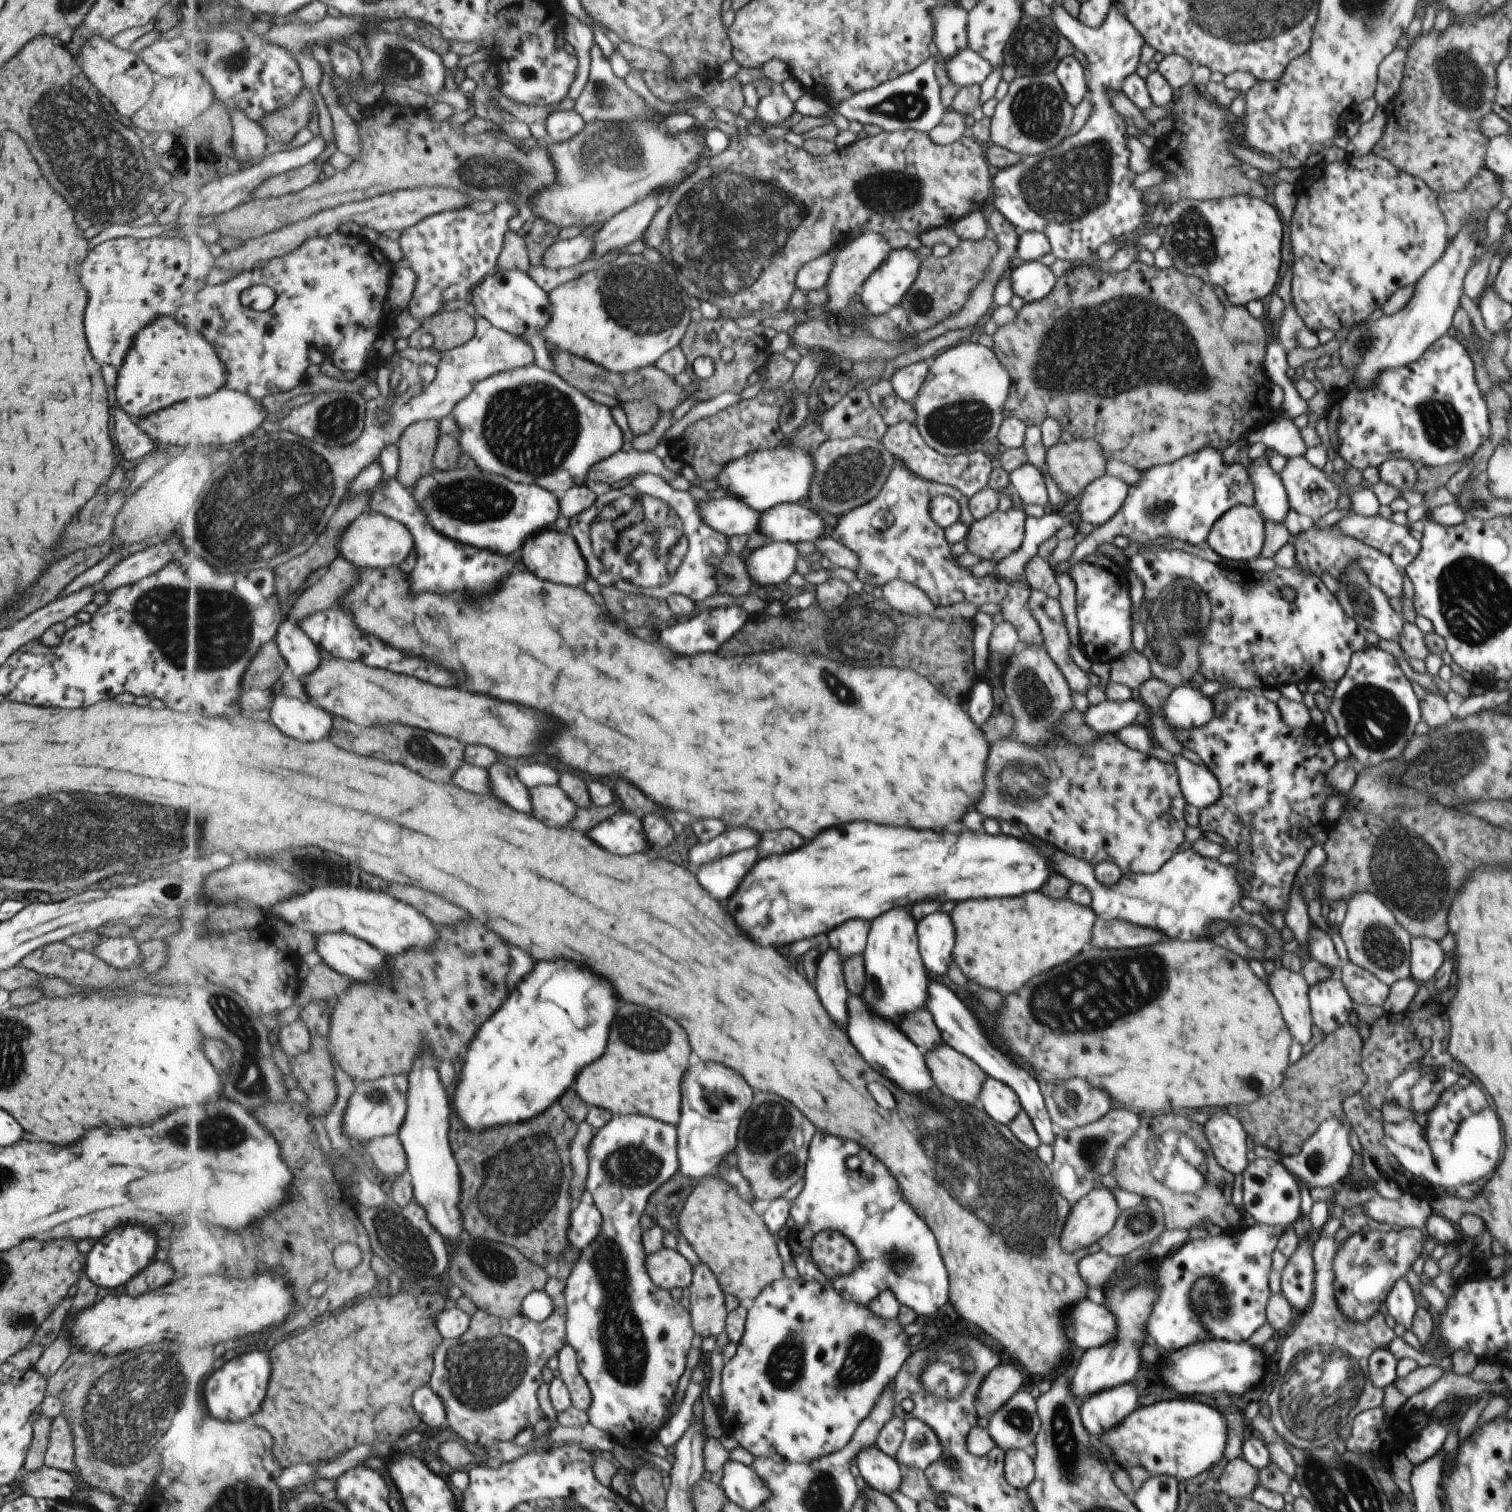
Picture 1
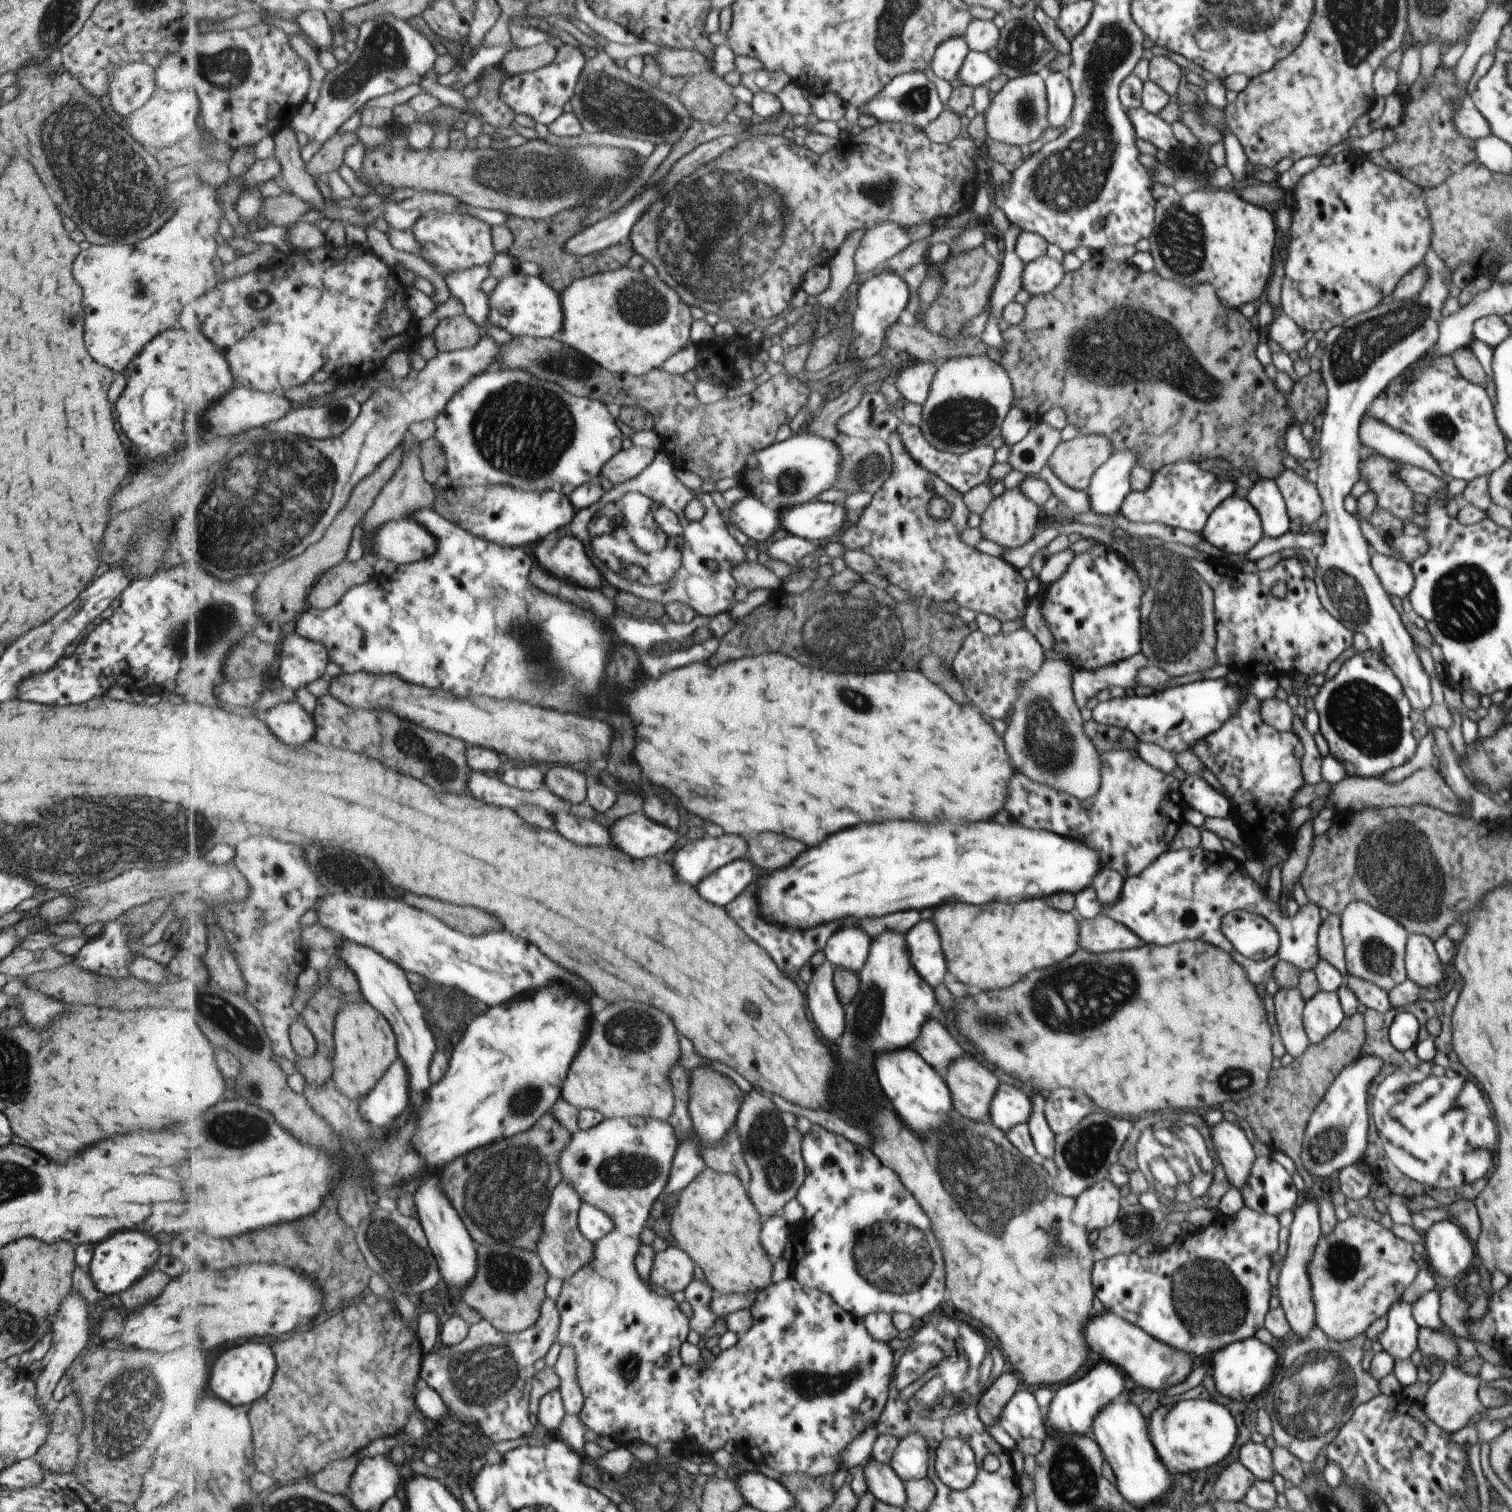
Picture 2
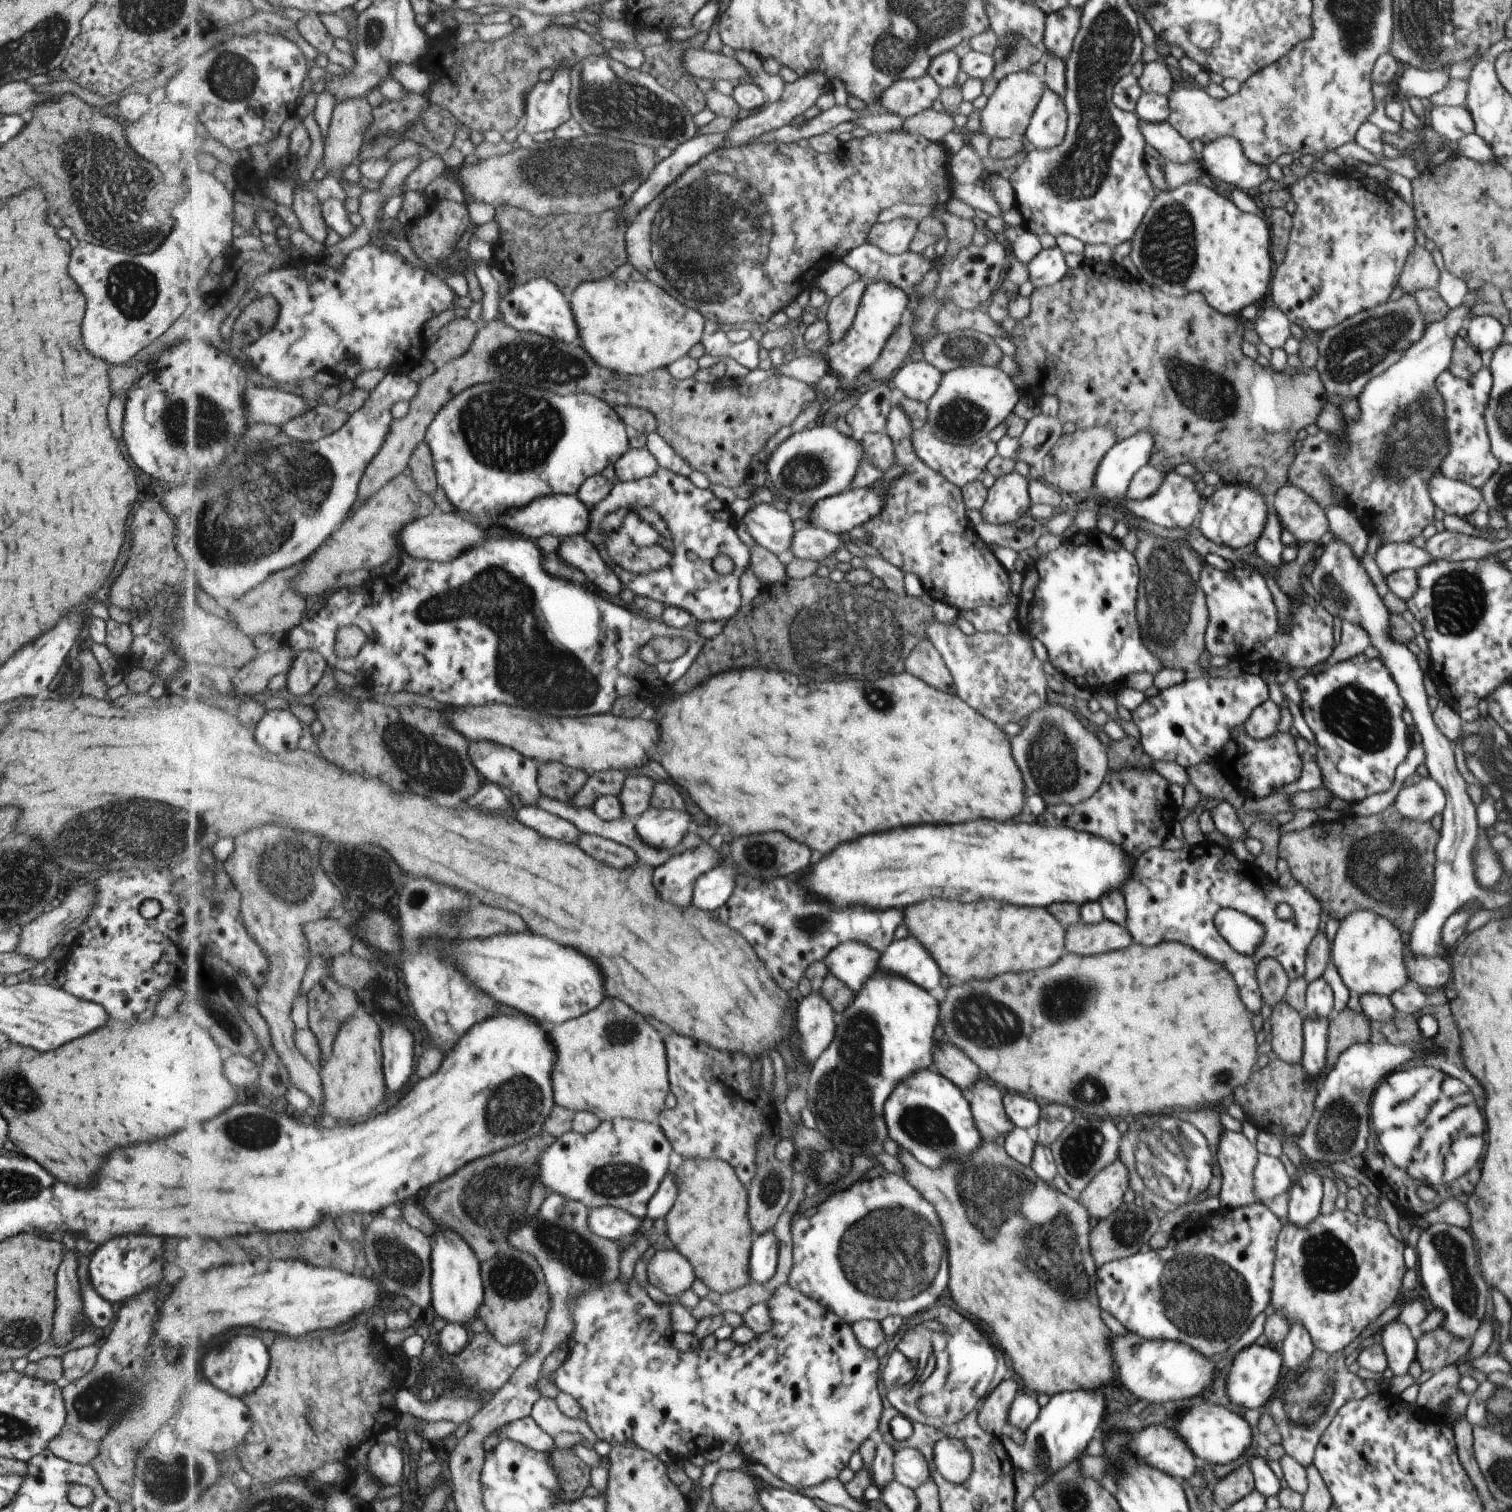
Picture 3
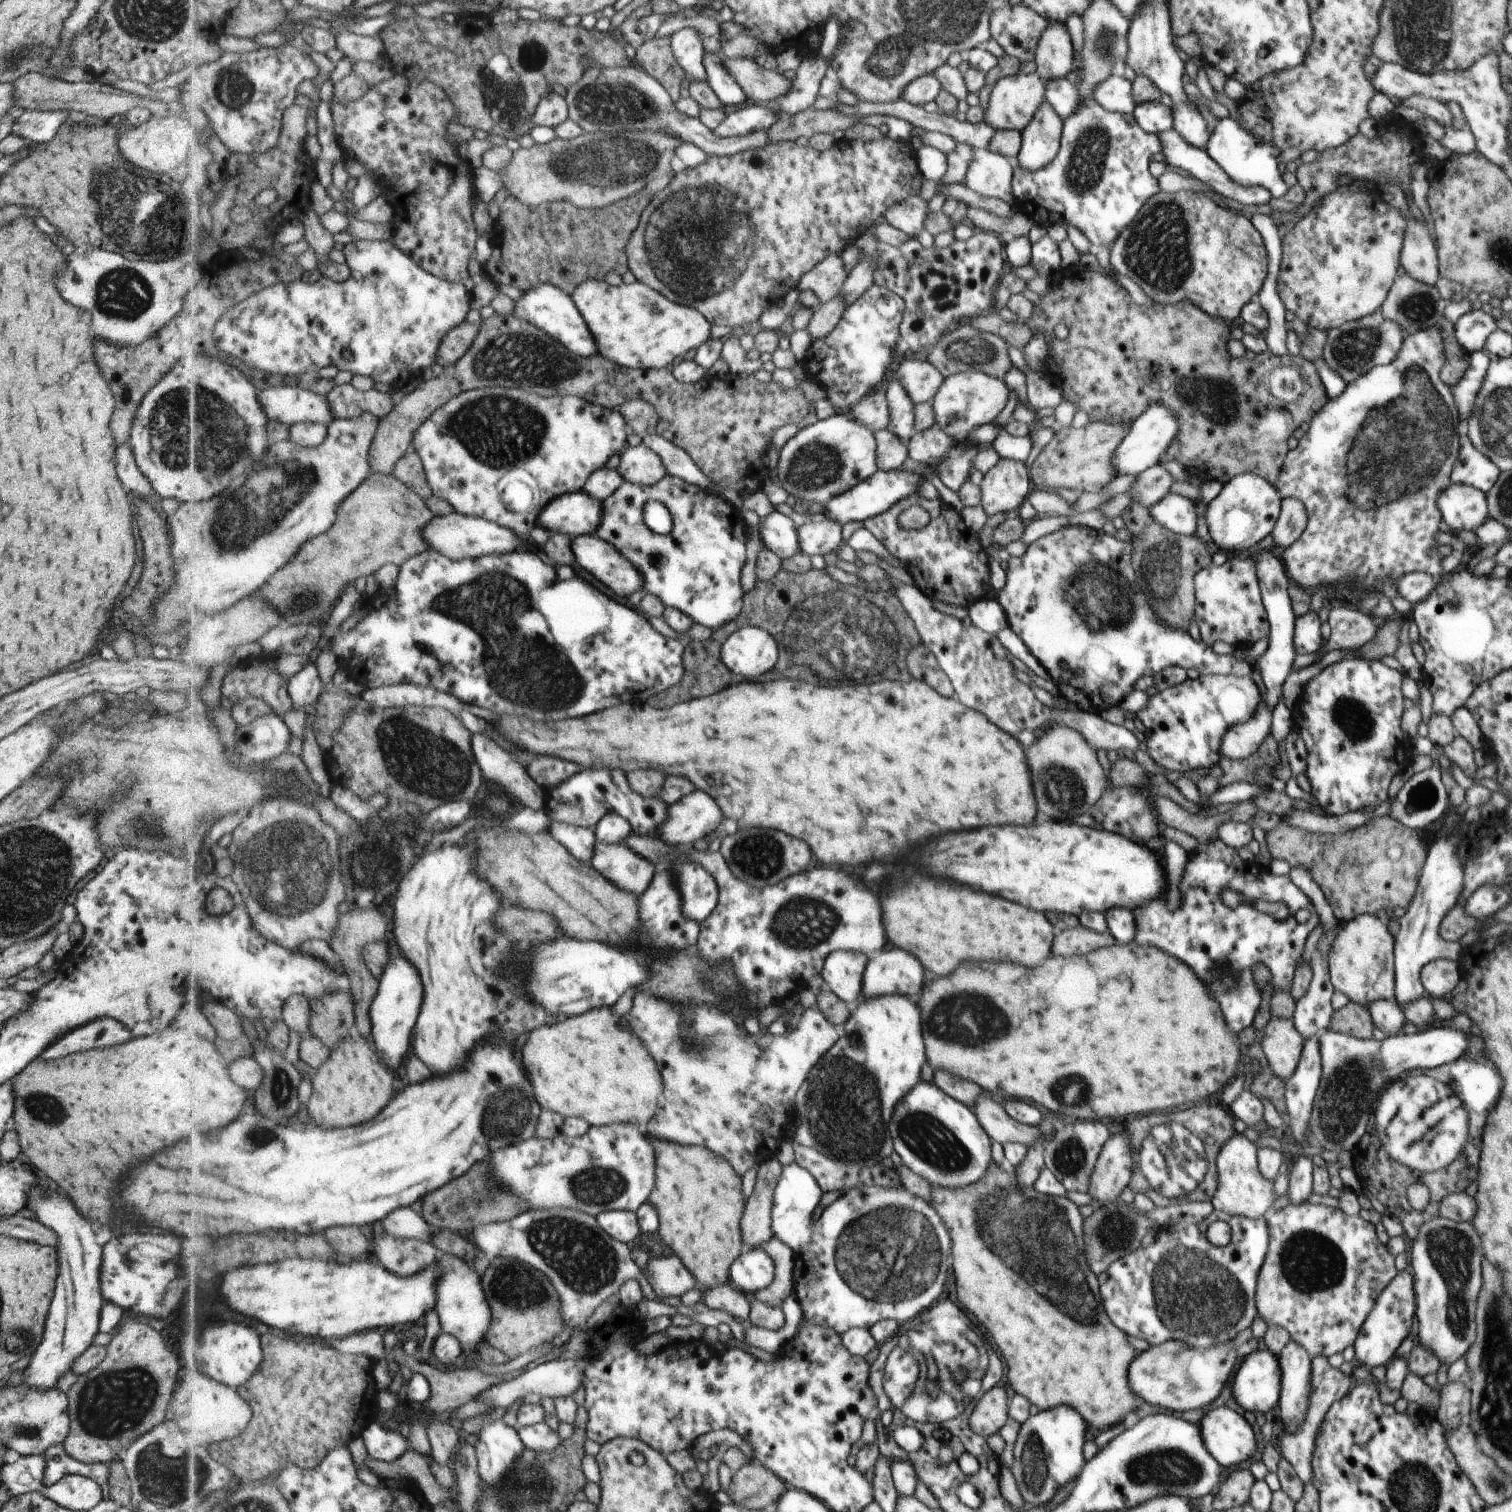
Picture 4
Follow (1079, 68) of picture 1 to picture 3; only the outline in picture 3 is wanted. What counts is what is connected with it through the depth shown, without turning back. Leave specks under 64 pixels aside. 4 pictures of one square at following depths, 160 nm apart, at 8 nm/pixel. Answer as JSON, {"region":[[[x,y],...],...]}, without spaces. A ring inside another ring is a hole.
{"region":[[[1046,88],[1024,136],[1025,142],[1034,149],[1051,149],[1062,142],[1066,131],[1067,110],[1064,99]]]}

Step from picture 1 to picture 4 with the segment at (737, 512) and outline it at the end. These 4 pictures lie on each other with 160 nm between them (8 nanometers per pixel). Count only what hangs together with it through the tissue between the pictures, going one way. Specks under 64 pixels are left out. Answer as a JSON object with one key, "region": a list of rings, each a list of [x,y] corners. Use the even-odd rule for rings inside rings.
{"region":[[[775,510],[761,519],[759,526],[753,531],[761,535],[761,540],[766,547],[777,552],[785,560],[802,551],[799,529],[790,516]]]}

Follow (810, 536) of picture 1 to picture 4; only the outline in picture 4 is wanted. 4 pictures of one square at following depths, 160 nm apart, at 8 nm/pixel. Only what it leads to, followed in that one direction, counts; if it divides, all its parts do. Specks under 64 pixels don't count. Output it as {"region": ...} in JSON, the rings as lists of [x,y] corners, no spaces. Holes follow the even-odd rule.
{"region":[[[901,469],[889,471],[878,470],[870,478],[857,484],[851,491],[831,499],[831,502],[825,506],[824,514],[826,518],[830,518],[842,524],[842,526],[854,521],[863,523],[865,520],[882,514],[901,498],[918,492],[917,486],[918,484],[921,485],[923,480],[924,477],[904,472]]]}

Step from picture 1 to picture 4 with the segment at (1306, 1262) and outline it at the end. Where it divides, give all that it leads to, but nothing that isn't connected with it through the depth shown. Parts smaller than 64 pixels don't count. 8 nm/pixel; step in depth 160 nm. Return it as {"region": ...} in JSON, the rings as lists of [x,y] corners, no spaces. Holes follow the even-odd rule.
{"region":[[[1299,1155],[1295,1167],[1289,1174],[1289,1189],[1287,1196],[1293,1205],[1306,1203],[1313,1192],[1313,1170],[1312,1159]],[[1295,1340],[1279,1354],[1282,1363],[1282,1395],[1280,1395],[1280,1416],[1284,1431],[1293,1433],[1304,1420],[1311,1389],[1311,1356]]]}

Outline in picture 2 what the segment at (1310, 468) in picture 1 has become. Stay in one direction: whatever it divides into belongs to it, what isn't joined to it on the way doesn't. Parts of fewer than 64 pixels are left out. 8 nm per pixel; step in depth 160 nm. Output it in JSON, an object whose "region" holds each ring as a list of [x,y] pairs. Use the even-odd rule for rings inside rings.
{"region":[[[1290,468],[1284,469],[1275,480],[1286,500],[1289,519],[1305,530],[1314,526],[1324,513],[1317,484]]]}

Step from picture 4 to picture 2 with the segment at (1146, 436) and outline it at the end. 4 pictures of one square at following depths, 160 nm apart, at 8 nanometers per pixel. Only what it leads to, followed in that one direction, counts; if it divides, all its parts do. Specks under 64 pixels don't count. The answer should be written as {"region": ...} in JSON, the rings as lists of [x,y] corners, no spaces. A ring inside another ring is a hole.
{"region":[[[1132,450],[1120,452],[1114,451],[1110,459],[1095,472],[1091,479],[1090,486],[1085,490],[1090,501],[1090,508],[1097,515],[1115,515],[1121,512],[1121,506],[1124,499],[1132,491],[1130,475],[1134,465],[1136,465],[1136,453]]]}

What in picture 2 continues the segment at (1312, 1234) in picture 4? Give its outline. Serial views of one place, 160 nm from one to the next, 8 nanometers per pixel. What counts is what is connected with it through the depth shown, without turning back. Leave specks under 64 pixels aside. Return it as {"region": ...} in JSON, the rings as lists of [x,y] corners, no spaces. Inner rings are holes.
{"region":[[[1363,1216],[1338,1222],[1330,1234],[1318,1239],[1309,1265],[1316,1326],[1339,1343],[1366,1332],[1416,1278],[1418,1266],[1412,1254],[1410,1242],[1400,1240],[1379,1222]]]}

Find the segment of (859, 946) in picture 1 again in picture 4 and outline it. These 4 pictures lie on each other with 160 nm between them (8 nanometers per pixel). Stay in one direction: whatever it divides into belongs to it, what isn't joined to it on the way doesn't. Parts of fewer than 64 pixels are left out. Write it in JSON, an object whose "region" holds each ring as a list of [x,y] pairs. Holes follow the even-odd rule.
{"region":[[[842,949],[835,951],[825,964],[822,975],[826,986],[849,1004],[852,1013],[863,994],[863,974],[869,959],[864,953]]]}

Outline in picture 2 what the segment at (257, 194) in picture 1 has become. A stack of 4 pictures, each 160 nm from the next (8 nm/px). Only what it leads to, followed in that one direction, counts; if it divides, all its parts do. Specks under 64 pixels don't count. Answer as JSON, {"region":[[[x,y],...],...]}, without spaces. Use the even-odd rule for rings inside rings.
{"region":[[[356,132],[337,134],[324,145],[324,148],[310,162],[306,162],[306,168],[315,177],[324,177],[331,172],[340,170],[340,166],[346,164],[347,150],[356,145],[358,141],[360,140]]]}

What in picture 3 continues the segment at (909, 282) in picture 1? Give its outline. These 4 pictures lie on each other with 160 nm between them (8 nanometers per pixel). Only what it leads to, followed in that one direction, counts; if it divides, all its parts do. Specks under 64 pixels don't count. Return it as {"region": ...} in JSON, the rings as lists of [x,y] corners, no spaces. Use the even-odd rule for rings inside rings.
{"region":[[[874,281],[869,282],[868,286],[863,292],[863,298],[860,301],[858,312],[852,321],[851,329],[848,336],[842,339],[842,342],[832,343],[827,354],[828,362],[831,364],[832,370],[838,374],[838,377],[842,383],[842,389],[849,395],[852,390],[851,386],[858,380],[858,376],[862,372],[866,372],[868,368],[872,368],[875,364],[875,360],[882,354],[884,346],[887,344],[887,340],[893,335],[892,332],[898,330],[898,324],[900,324],[900,318],[902,318],[902,312],[906,310],[908,306],[909,296],[900,287],[890,284],[888,281]]]}

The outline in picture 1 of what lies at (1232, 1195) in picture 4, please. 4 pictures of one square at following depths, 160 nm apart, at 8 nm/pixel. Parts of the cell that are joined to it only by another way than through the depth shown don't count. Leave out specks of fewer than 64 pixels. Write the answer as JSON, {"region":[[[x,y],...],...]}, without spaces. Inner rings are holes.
{"region":[[[1227,1109],[1210,1111],[1210,1118],[1203,1125],[1203,1133],[1208,1139],[1216,1160],[1225,1169],[1242,1174],[1248,1166],[1249,1152],[1246,1150],[1246,1132],[1234,1113]]]}

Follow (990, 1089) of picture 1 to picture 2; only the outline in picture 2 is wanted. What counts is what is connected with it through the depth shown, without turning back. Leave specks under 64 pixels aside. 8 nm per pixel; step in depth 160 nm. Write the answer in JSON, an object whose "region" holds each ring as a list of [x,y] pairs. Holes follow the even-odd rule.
{"region":[[[1000,1082],[989,1106],[996,1128],[1007,1133],[1013,1126],[1026,1123],[1031,1115],[1031,1098],[1021,1089]]]}

